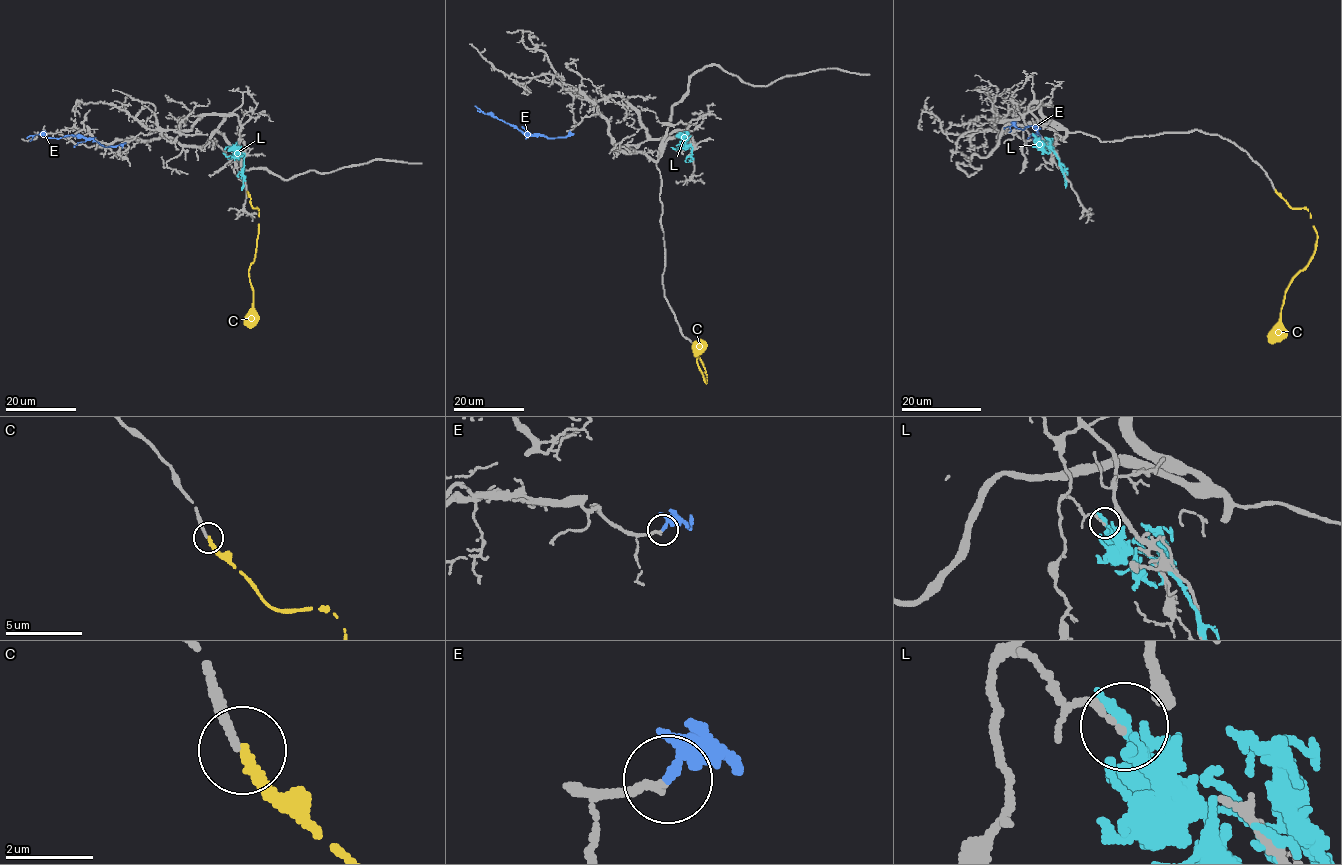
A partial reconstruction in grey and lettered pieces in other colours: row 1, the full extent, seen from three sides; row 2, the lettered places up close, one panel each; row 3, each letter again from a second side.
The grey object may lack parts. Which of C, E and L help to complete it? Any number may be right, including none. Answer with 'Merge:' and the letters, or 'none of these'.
Merge: C

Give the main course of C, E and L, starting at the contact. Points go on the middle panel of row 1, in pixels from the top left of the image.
C: (695, 346), (706, 372), (706, 383), (696, 362), (701, 352), (697, 344)
E: (570, 131), (566, 136), (525, 135), (475, 106)
L: (684, 133), (683, 139), (692, 148), (689, 160)

